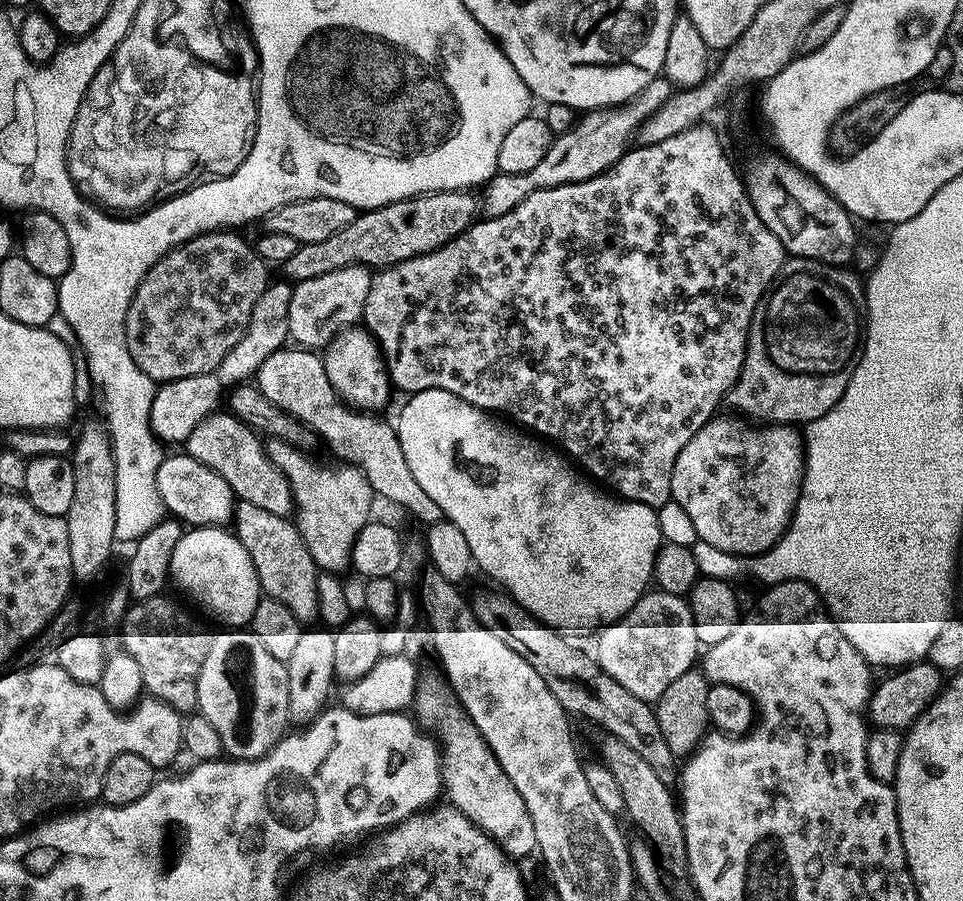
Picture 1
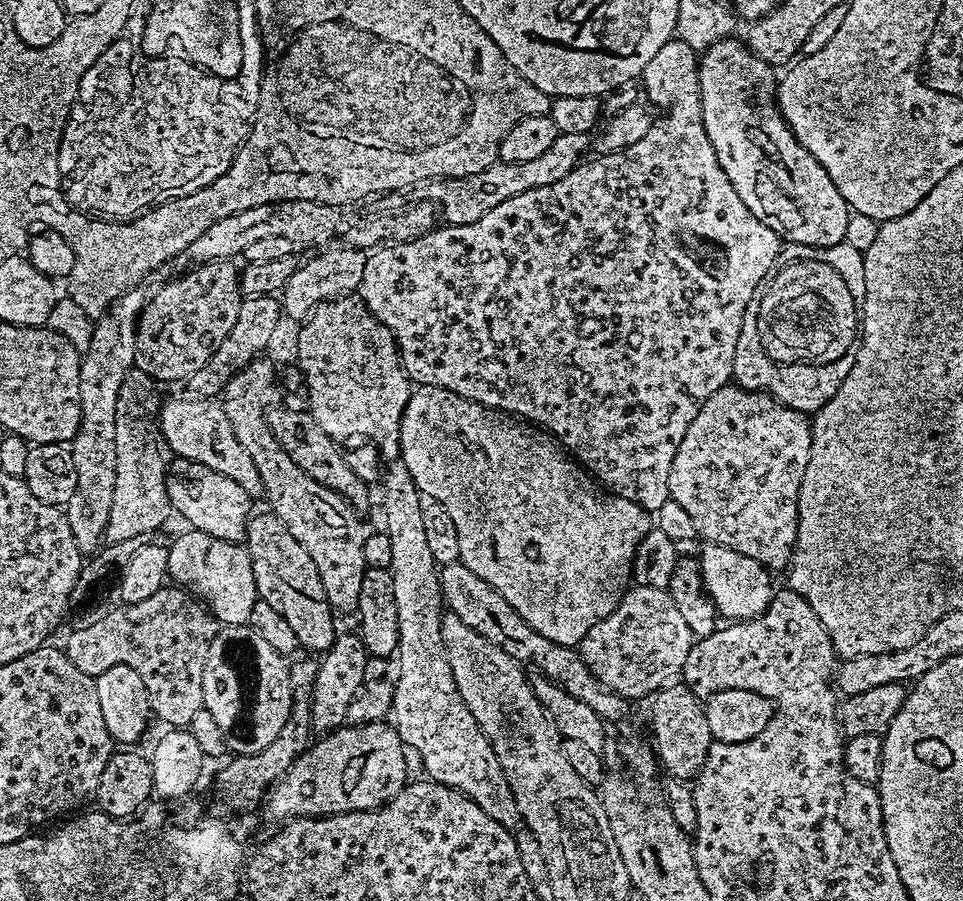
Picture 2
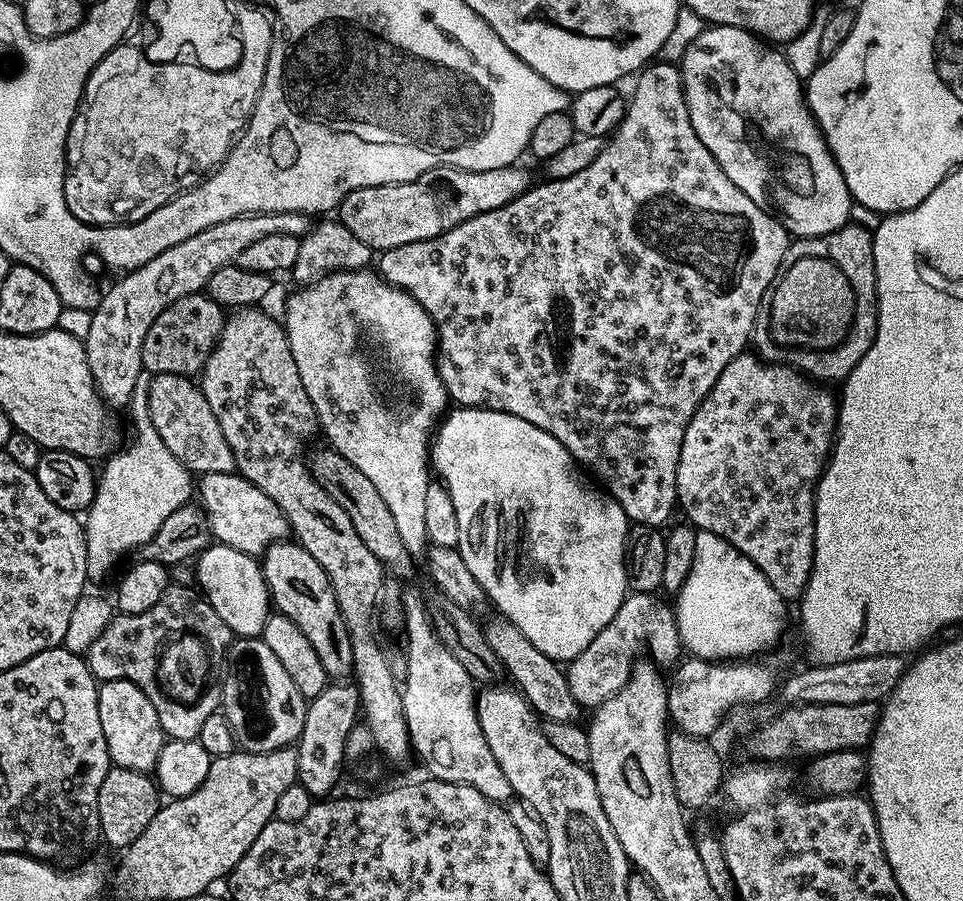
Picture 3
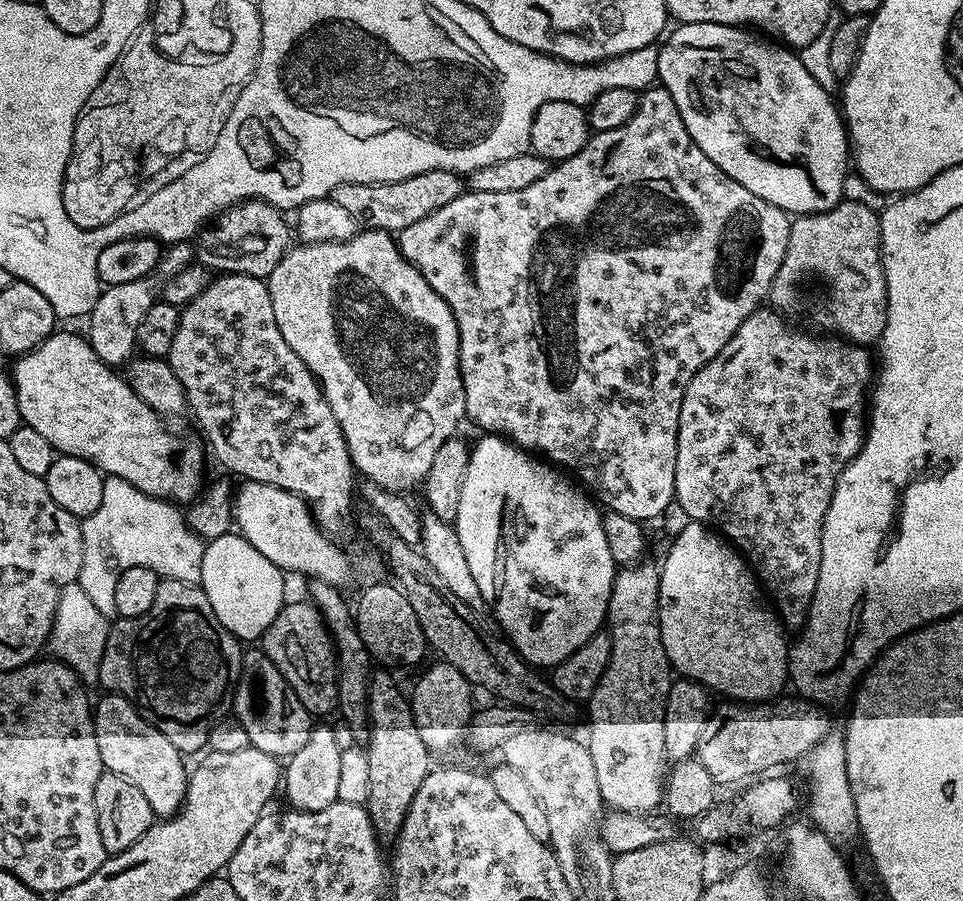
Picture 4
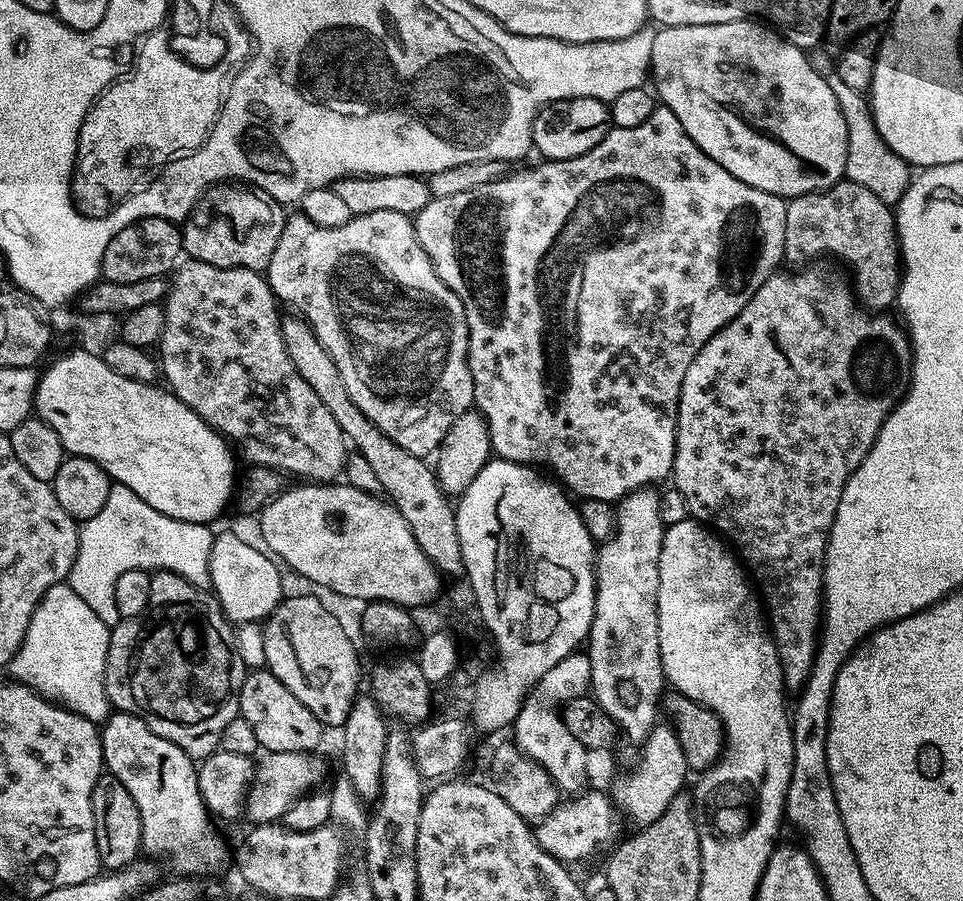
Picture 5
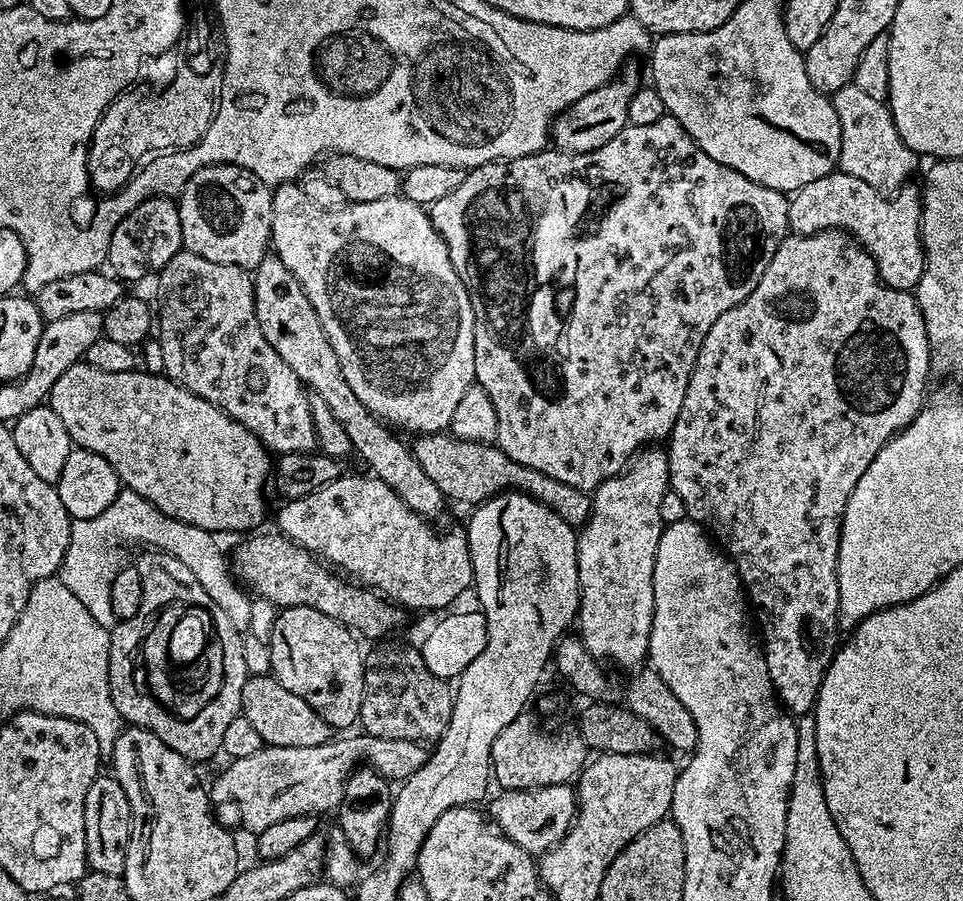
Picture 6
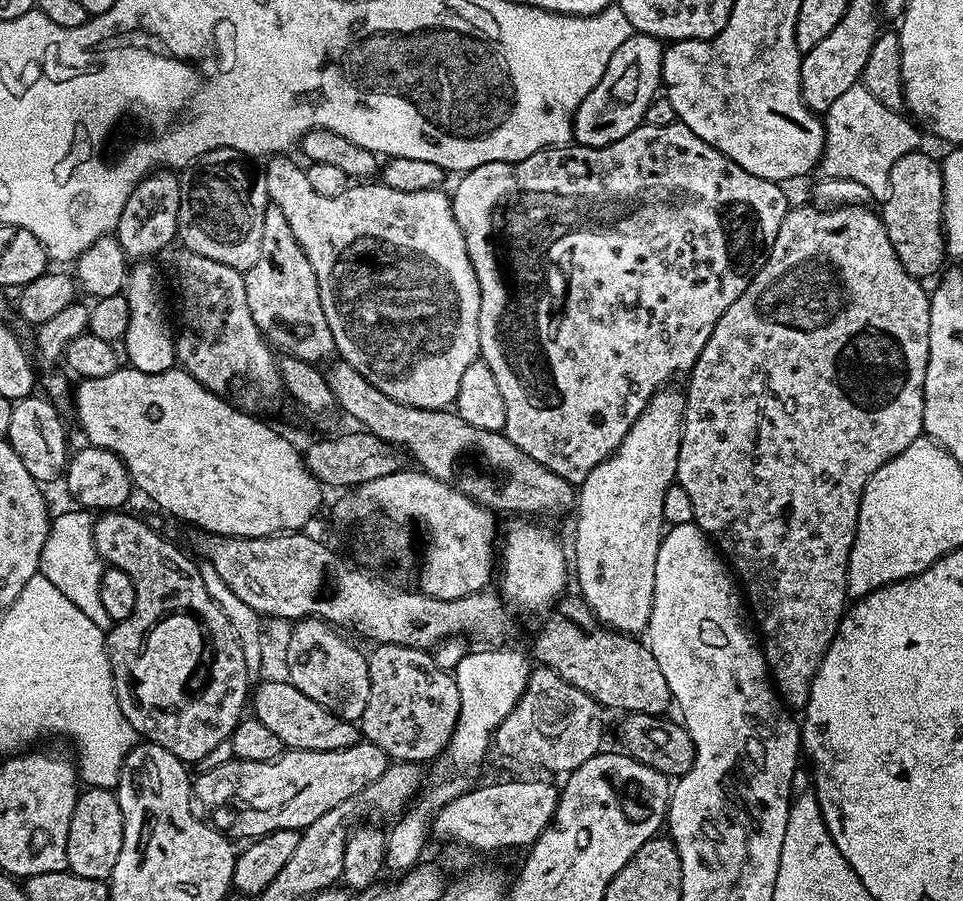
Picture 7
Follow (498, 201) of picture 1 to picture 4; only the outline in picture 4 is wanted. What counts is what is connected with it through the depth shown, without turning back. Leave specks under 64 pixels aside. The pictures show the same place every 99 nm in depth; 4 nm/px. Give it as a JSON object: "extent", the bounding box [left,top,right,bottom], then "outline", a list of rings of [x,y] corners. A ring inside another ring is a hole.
{"extent":[330,170,462,234],"outline":[[[434,170],[417,172],[414,178],[390,183],[349,180],[347,184],[339,184],[330,199],[338,202],[338,206],[342,206],[350,214],[350,218],[354,218],[365,229],[398,234],[403,228],[414,226],[414,222],[422,222],[422,218],[446,206],[448,202],[454,202],[454,198],[458,198],[461,193],[462,180],[457,173]]]}

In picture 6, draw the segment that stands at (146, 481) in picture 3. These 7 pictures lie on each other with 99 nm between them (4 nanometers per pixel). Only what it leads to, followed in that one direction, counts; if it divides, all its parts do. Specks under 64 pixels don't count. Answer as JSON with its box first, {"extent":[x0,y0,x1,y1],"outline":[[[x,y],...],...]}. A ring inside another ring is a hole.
{"extent":[58,490,252,634],"outline":[[[122,490],[118,494],[118,498],[114,498],[114,502],[110,502],[110,506],[106,506],[106,510],[102,510],[102,514],[89,520],[73,520],[70,544],[66,546],[58,578],[66,586],[66,590],[70,590],[70,594],[74,594],[74,598],[78,598],[78,602],[82,602],[82,606],[86,606],[86,610],[90,610],[90,618],[94,618],[94,622],[98,622],[98,626],[111,630],[116,627],[118,621],[114,614],[114,606],[110,606],[110,586],[114,582],[118,570],[126,567],[127,560],[124,559],[128,556],[128,547],[131,544],[144,544],[140,546],[148,550],[165,552],[178,558],[178,562],[183,562],[194,573],[194,578],[198,578],[202,590],[206,590],[206,594],[210,594],[210,598],[214,598],[214,602],[218,602],[218,606],[222,606],[222,610],[226,610],[230,622],[237,632],[244,634],[252,624],[252,604],[248,601],[249,593],[238,583],[237,577],[226,559],[226,552],[220,549],[220,544],[216,540],[219,539],[213,533],[202,530],[193,524],[182,522],[178,518],[168,516],[162,510],[158,510],[137,492]]]}

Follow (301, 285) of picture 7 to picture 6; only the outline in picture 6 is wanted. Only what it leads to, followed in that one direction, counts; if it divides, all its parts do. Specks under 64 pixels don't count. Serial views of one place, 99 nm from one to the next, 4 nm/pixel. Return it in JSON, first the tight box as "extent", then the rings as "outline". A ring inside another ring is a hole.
{"extent":[254,254,446,518],"outline":[[[269,254],[254,269],[254,279],[256,313],[262,332],[266,334],[266,342],[282,354],[282,362],[298,374],[305,388],[326,402],[350,438],[353,453],[368,463],[367,471],[386,482],[386,486],[390,486],[390,490],[394,490],[418,515],[425,518],[438,515],[446,505],[442,490],[438,490],[438,486],[430,482],[426,470],[418,466],[418,458],[414,458],[411,447],[403,444],[385,421],[358,402],[358,394],[350,390],[350,382],[346,382],[346,374],[342,374],[342,362],[338,362],[338,354],[334,354],[334,346],[330,346],[330,338],[326,338],[326,330],[322,330],[322,322],[298,278],[294,278],[279,256]]]}

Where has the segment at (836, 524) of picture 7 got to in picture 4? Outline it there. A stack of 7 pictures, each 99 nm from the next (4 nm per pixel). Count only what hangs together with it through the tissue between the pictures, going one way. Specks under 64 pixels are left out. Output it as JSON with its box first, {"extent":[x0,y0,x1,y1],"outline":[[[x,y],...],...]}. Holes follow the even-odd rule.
{"extent":[674,310,874,629],"outline":[[[757,310],[738,326],[734,338],[722,346],[720,353],[706,366],[694,374],[686,394],[682,398],[682,410],[678,418],[678,462],[674,474],[676,487],[675,503],[686,510],[689,521],[707,524],[723,539],[731,542],[742,553],[745,561],[754,569],[759,583],[766,589],[779,619],[785,625],[799,629],[808,616],[808,607],[814,590],[818,586],[818,570],[822,558],[822,526],[830,498],[842,470],[860,452],[866,431],[866,393],[874,376],[874,360],[868,357],[869,349],[864,346],[846,346],[843,339],[819,340],[804,332],[795,332],[790,325],[784,324],[785,317],[779,311],[764,312]]]}

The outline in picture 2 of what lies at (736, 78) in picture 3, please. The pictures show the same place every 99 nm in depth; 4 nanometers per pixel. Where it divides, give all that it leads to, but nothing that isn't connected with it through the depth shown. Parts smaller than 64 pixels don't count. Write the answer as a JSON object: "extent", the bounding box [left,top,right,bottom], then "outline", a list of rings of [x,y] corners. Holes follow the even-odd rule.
{"extent":[700,38,850,248],"outline":[[[729,38],[714,42],[714,46],[710,46],[700,56],[700,89],[702,90],[704,125],[706,134],[710,138],[710,144],[714,146],[714,154],[718,154],[718,162],[722,166],[726,178],[730,178],[734,190],[738,190],[738,198],[742,198],[742,202],[746,202],[750,214],[754,214],[754,218],[758,218],[758,222],[770,226],[770,230],[777,232],[788,244],[829,248],[835,244],[845,243],[847,236],[844,235],[848,232],[848,216],[850,217],[848,203],[842,198],[838,186],[834,186],[830,174],[826,174],[822,162],[818,162],[818,158],[814,158],[814,154],[810,154],[810,150],[806,150],[806,146],[802,142],[798,142],[798,138],[792,133],[792,128],[784,120],[784,113],[778,103],[778,76],[772,73],[775,72],[773,65],[753,54],[743,39],[736,39]]]}

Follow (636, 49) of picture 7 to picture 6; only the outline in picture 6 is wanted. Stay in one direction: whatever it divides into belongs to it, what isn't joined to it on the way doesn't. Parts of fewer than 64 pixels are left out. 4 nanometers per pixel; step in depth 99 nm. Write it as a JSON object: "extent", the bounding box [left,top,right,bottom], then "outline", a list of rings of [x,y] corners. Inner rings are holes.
{"extent":[550,72,642,152],"outline":[[[617,72],[611,80],[590,90],[590,94],[578,98],[578,102],[574,102],[565,112],[557,114],[550,129],[551,143],[561,152],[593,152],[606,146],[610,138],[628,127],[627,111],[630,108],[630,100],[634,98],[641,84],[642,80],[636,72]]]}

